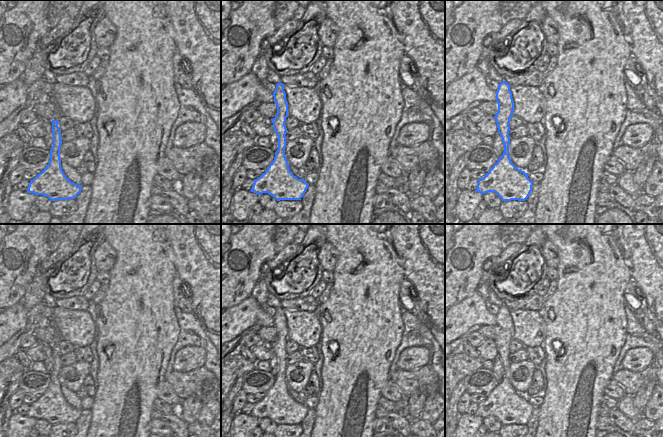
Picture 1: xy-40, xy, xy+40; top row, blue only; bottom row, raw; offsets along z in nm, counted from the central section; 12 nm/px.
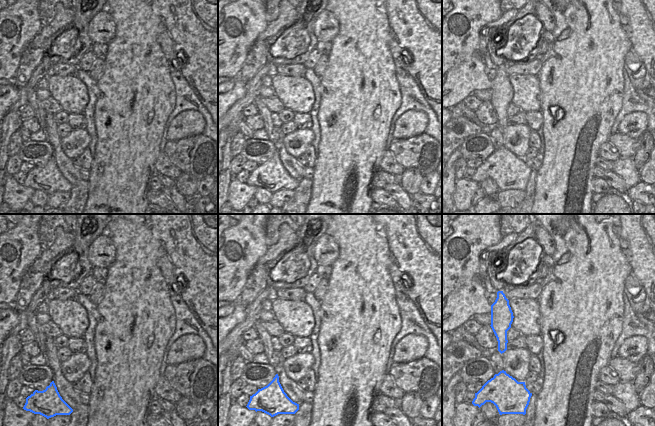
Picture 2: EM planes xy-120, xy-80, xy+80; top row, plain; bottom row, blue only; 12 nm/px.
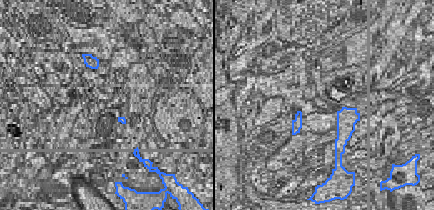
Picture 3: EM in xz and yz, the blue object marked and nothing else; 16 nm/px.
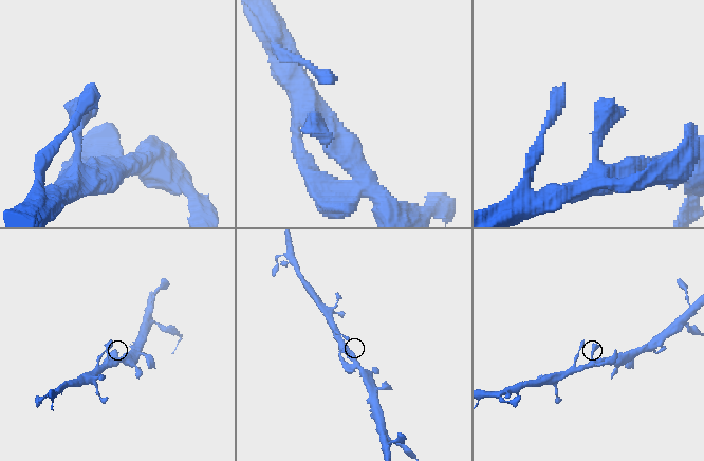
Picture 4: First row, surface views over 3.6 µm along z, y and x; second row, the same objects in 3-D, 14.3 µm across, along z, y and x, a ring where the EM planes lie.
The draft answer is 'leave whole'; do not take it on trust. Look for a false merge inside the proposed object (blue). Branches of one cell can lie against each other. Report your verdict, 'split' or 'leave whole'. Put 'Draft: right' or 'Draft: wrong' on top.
Draft: right
leave whole

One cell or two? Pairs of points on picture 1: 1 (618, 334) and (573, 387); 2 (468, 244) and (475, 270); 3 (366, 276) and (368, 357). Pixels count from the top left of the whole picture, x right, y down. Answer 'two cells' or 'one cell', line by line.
1: one cell
2: one cell
3: one cell

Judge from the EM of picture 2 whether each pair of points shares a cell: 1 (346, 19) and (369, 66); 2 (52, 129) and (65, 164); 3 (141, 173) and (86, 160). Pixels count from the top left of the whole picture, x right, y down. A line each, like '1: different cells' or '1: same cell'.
1: same cell
2: same cell
3: different cells

